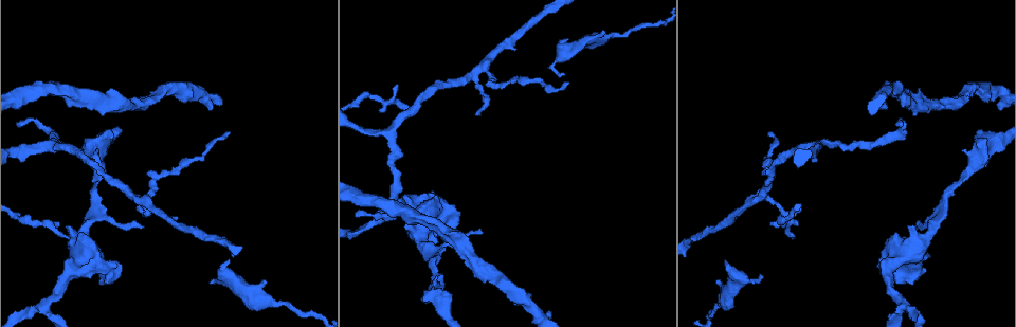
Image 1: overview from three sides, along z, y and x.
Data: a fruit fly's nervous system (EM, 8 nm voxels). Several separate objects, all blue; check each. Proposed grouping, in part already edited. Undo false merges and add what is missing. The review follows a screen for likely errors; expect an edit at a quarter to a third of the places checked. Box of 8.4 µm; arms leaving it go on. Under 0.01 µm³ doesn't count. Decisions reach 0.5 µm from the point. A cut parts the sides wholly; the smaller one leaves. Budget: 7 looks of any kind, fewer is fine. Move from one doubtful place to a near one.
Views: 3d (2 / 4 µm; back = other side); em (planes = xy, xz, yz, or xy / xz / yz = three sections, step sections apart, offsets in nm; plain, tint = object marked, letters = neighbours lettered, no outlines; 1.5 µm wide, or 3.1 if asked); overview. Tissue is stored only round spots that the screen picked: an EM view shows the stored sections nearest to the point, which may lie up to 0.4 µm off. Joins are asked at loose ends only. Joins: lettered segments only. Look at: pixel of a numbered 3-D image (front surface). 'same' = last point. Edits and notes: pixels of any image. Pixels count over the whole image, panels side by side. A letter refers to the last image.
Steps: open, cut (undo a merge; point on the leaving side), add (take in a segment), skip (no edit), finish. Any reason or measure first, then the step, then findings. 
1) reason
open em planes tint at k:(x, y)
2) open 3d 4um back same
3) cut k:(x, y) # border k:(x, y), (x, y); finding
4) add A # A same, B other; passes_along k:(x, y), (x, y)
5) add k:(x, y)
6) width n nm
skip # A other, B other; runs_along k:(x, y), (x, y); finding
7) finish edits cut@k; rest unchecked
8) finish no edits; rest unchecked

side arm on a straight run
open 3d 2um at 1:(752, 201)

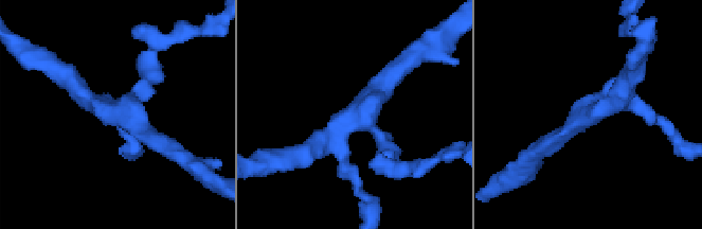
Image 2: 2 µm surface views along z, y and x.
open em planes letters at 2:(352, 119)

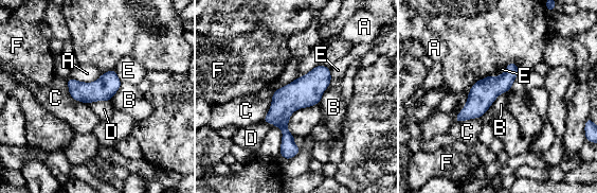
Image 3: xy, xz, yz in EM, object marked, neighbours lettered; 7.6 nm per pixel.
width 170 nm
skip # A other, B other, C other, D other, E other, F other; border 3:(110, 100), (96, 100), (88, 104); continuous, no second neuron

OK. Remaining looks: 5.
an open end
open 3d 2um at 1:(761, 276)

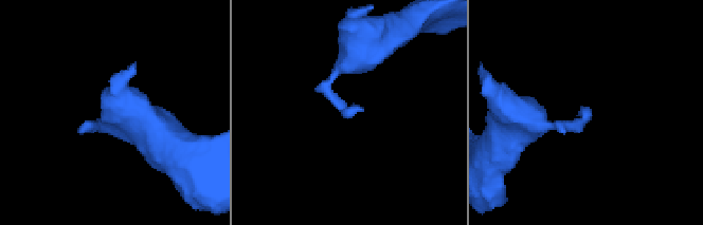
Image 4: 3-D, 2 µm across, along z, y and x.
shape alone is not enough
open em xy step 4 letters at 4:(582, 110)

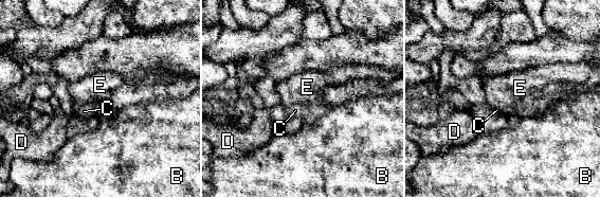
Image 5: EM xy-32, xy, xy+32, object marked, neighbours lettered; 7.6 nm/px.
another direction
open em planes letters same

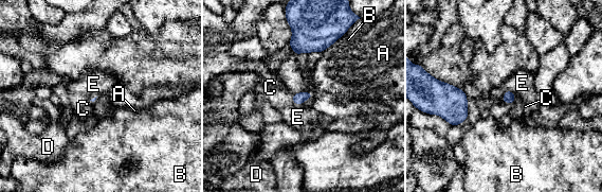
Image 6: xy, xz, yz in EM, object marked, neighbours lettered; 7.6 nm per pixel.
skip # A other, B other, C other, D other, E other; border 6:(291, 96), (294, 103), (302, 104); no lettered segment goes on from it

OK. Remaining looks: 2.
finish no edits; rest unchecked

